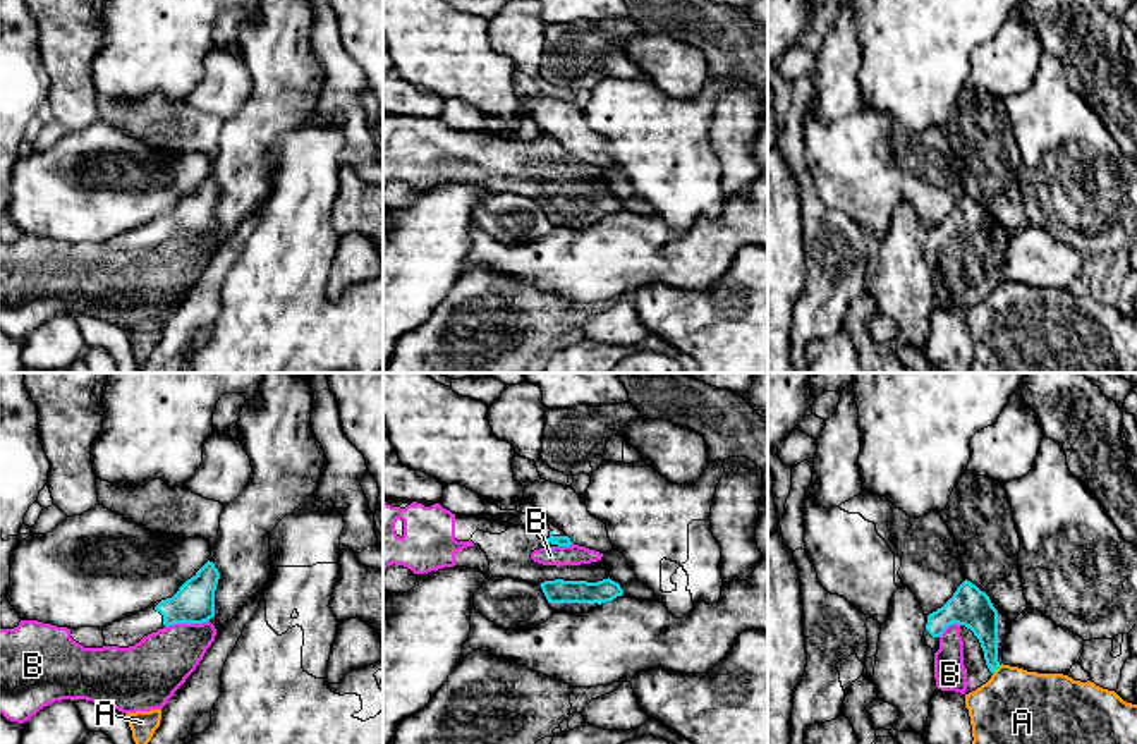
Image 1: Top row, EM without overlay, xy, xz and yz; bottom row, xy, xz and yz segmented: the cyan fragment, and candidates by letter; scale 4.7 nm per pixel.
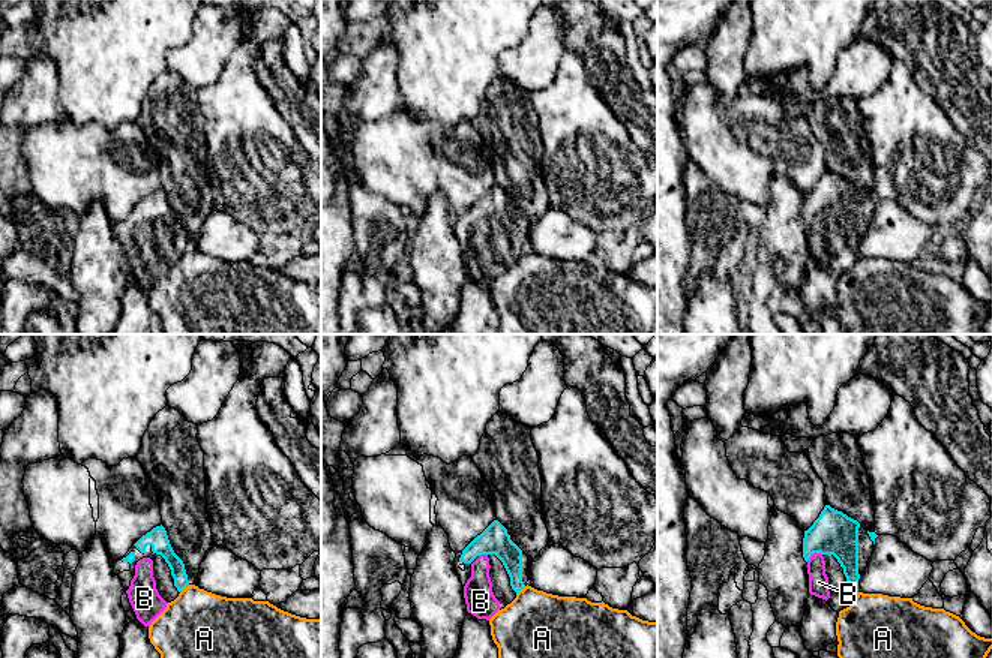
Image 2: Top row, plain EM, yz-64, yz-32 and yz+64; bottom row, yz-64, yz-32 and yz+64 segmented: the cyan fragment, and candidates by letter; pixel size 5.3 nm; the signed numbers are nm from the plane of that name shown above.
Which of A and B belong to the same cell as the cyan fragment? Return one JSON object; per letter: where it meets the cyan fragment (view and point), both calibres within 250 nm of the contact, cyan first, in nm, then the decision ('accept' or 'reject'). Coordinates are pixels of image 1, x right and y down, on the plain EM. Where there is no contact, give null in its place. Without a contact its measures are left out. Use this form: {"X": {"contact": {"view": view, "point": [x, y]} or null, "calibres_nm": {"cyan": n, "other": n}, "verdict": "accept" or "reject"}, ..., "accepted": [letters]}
{"A": {"contact": {"view": "yz", "point": [995, 284]}, "calibres_nm": {"cyan": 160, "other": 440}, "verdict": "reject"}, "B": {"contact": {"view": "xy", "point": [186, 237]}, "calibres_nm": {"cyan": 190, "other": 280}, "verdict": "accept"}, "accepted": ["B"]}

